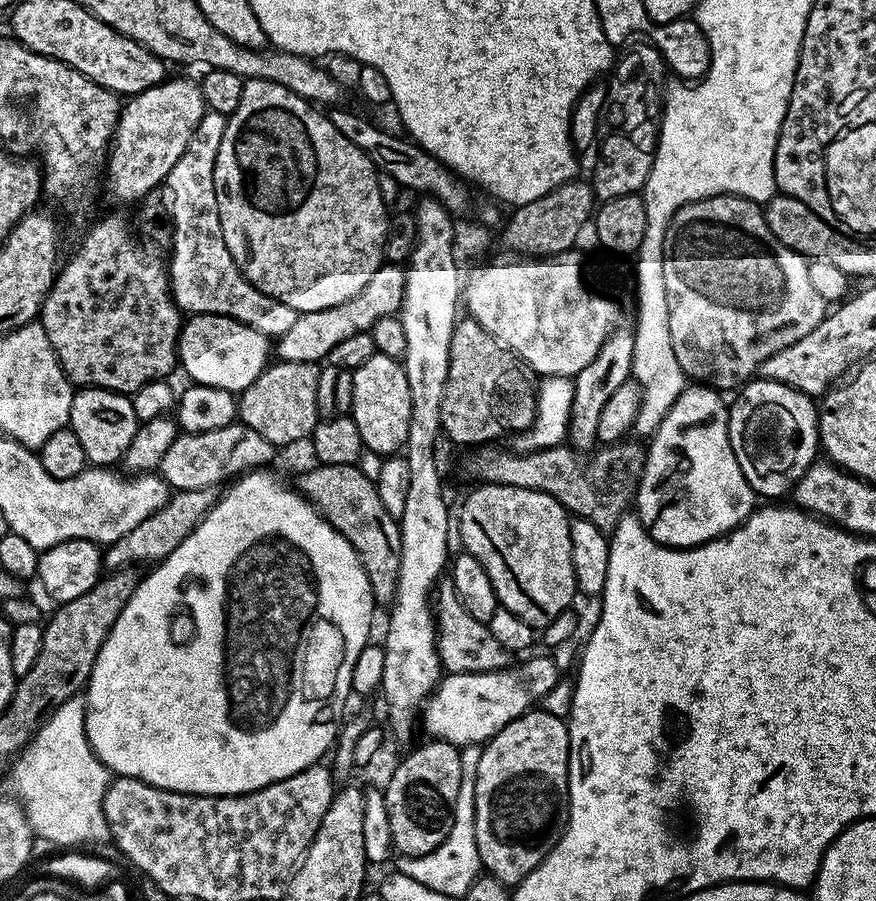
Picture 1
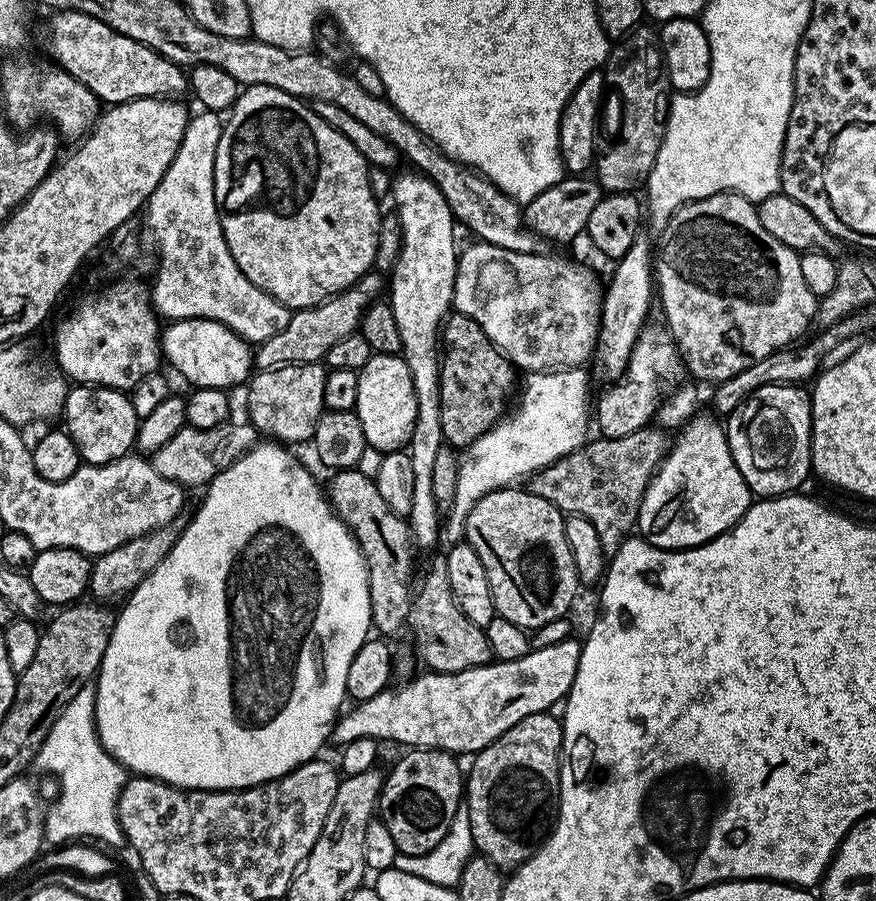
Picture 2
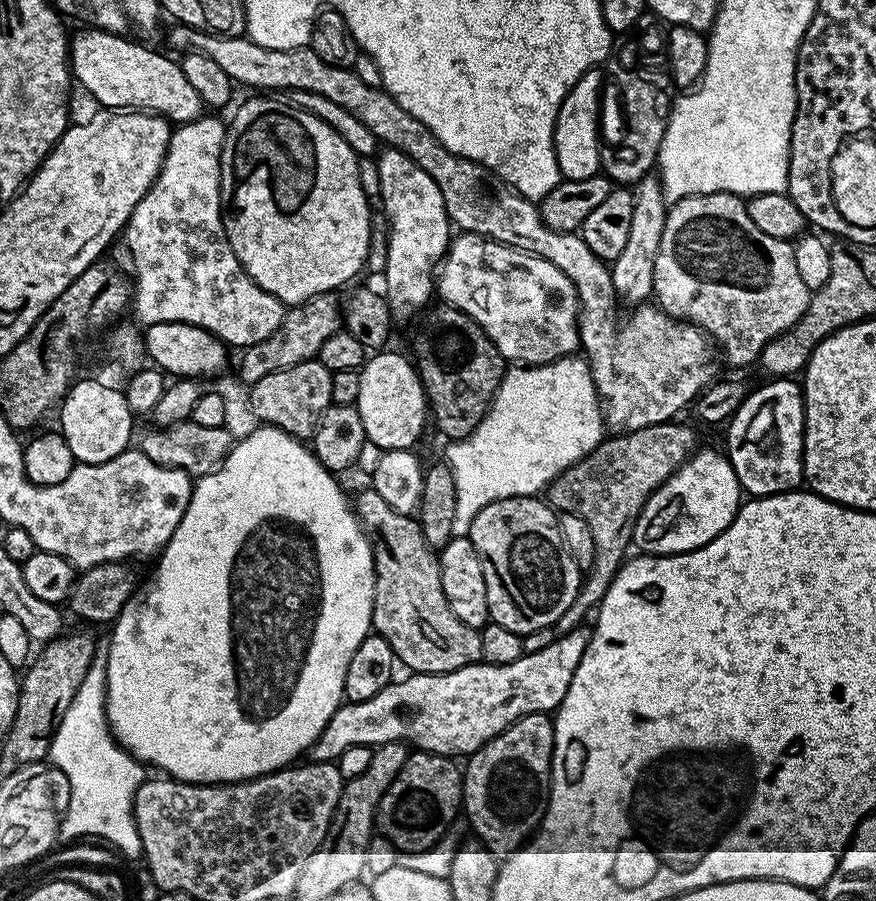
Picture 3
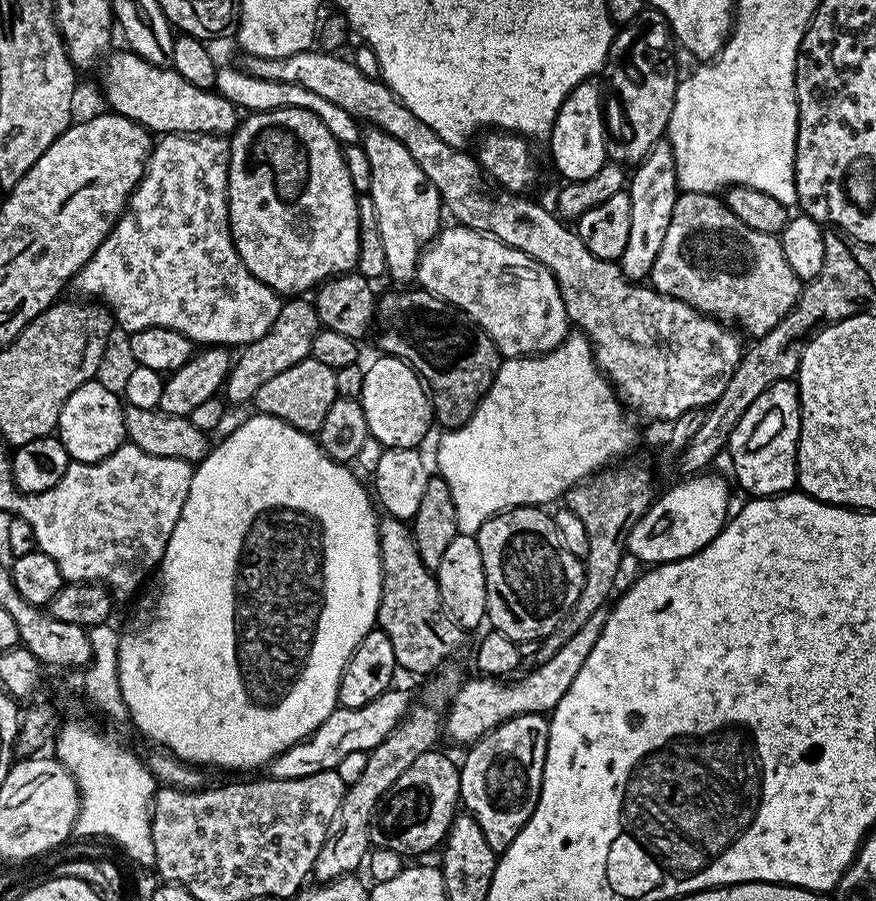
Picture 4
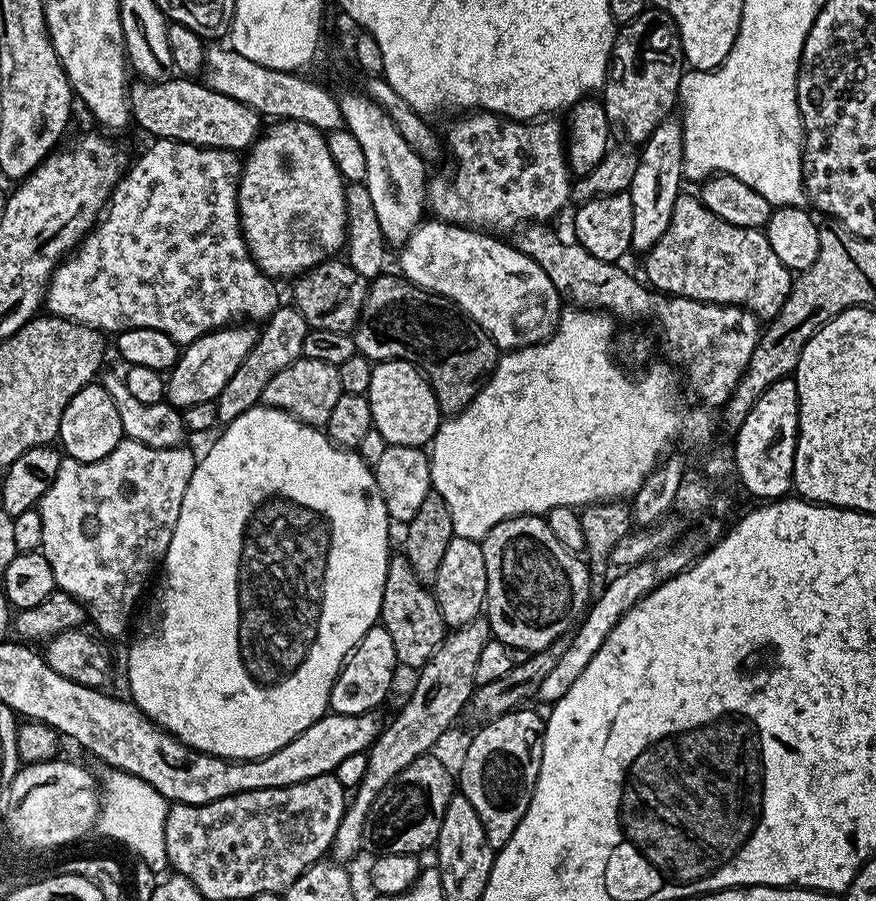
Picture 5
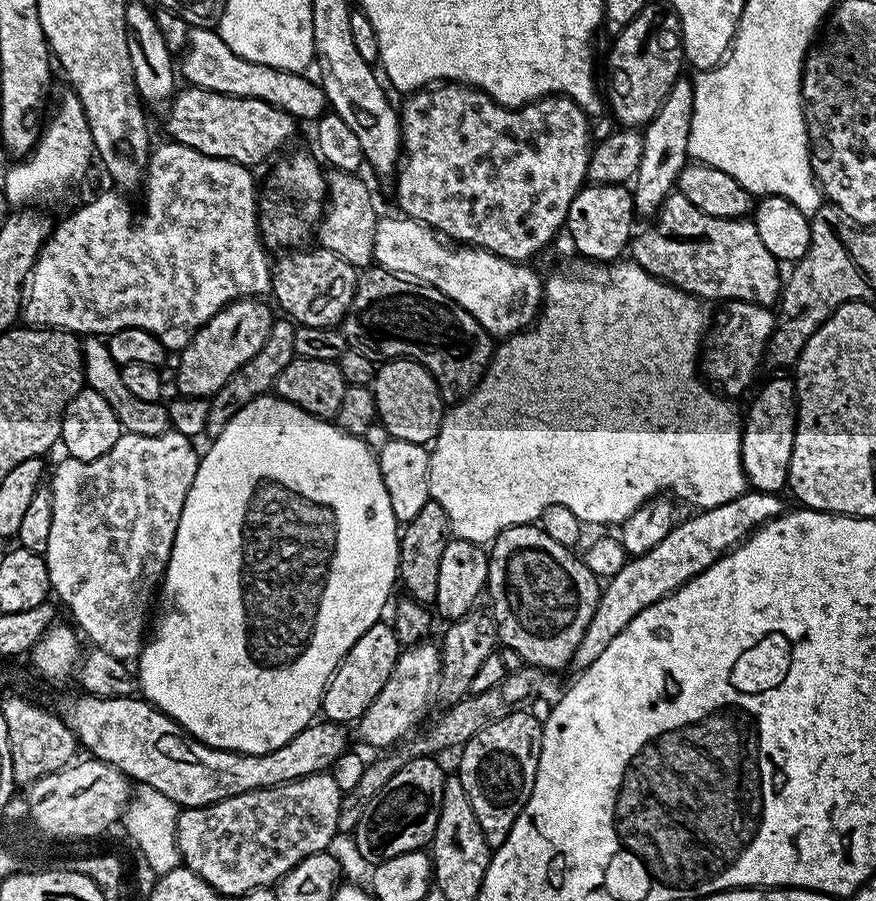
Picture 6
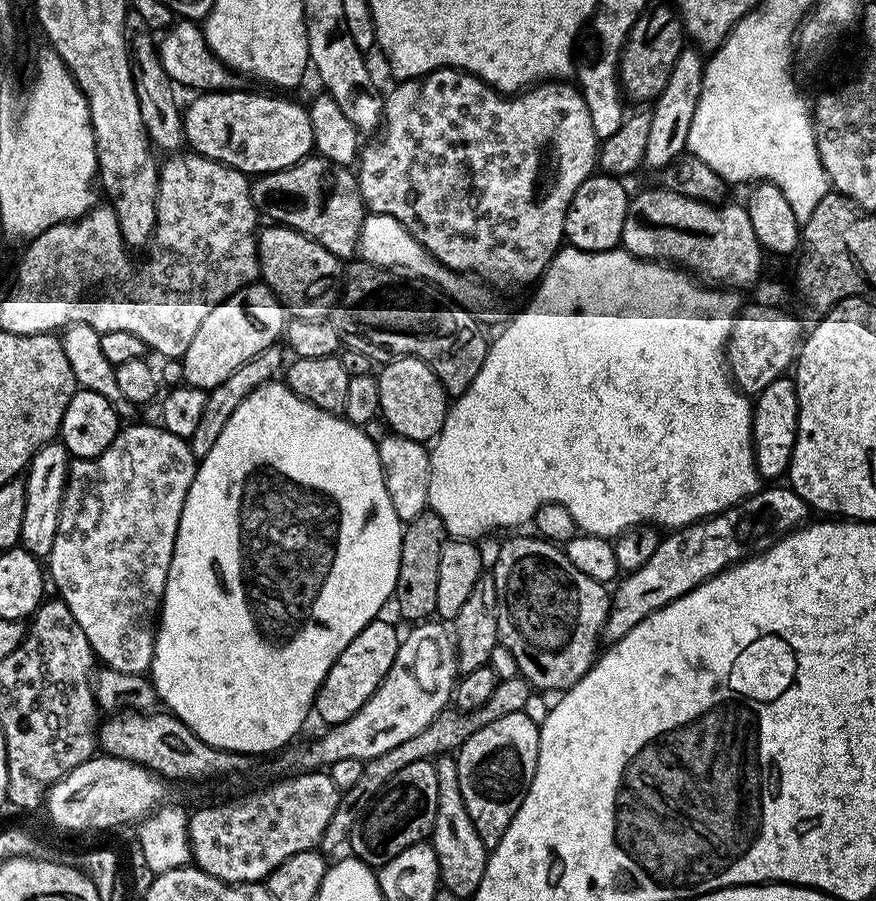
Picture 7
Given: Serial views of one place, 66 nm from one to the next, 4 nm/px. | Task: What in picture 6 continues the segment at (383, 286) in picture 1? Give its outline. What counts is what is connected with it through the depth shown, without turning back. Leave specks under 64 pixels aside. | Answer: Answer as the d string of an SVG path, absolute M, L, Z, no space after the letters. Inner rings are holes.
M277 319L272 325L266 342L254 354L254 358L250 358L250 362L242 365L228 379L226 386L222 386L210 397L210 418L208 419L207 431L209 437L215 438L218 434L222 434L222 430L226 430L226 422L230 422L230 418L234 418L234 414L238 414L238 410L242 410L242 406L246 406L260 396L273 391L276 376L282 374L282 370L286 370L286 366L297 357L294 350L294 334L296 330L297 325L291 319Z

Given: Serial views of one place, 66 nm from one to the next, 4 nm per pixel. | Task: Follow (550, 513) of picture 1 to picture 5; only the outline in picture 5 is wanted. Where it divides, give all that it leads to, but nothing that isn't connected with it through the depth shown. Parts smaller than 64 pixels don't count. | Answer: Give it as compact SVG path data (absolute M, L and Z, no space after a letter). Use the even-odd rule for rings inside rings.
M543 515L511 516L498 522L484 535L482 554L486 558L488 587L486 619L491 635L501 640L507 648L521 648L529 654L546 650L554 641L561 639L589 607L588 591L593 591L594 585L587 563L577 553L566 550L558 538L554 538Z

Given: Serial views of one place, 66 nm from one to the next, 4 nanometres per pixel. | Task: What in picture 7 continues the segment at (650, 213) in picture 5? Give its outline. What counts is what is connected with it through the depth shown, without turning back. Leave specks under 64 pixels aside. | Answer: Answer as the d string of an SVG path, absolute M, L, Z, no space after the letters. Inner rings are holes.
M685 46L680 51L678 62L674 62L674 70L670 70L670 78L666 78L666 86L662 94L656 97L651 105L652 121L650 122L650 135L646 141L644 164L652 167L653 170L665 168L667 164L672 164L685 155L690 122L694 122L694 110L698 110L698 98L702 94L702 78L706 60L703 55L700 57L699 54L701 55L692 46Z

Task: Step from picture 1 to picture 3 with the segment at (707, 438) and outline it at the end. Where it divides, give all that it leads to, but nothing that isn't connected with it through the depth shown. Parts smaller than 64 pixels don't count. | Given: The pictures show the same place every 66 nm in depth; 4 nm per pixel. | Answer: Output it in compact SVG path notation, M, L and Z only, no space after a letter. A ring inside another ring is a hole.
M701 447L651 496L634 526L632 544L649 556L676 556L706 546L734 522L742 503L740 480L723 451Z

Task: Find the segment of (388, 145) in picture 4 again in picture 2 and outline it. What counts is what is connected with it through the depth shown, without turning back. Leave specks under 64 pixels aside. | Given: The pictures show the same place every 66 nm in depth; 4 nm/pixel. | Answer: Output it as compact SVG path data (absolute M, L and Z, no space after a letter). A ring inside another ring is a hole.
M415 170L397 175L392 182L391 203L396 204L395 219L400 222L402 242L396 265L390 273L390 303L398 321L400 352L414 382L414 398L418 402L418 418L408 440L407 454L414 465L414 502L406 518L409 528L424 540L436 540L442 527L442 513L434 498L434 481L430 474L438 459L438 450L445 447L442 434L442 406L440 405L440 361L438 337L442 325L453 307L454 278L456 277L457 221L454 219L442 190L434 182Z

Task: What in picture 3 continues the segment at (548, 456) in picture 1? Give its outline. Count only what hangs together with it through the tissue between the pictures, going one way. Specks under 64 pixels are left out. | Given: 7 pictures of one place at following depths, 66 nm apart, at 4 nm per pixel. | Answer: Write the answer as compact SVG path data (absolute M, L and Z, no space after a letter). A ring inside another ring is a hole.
M680 422L655 424L646 426L642 430L609 435L590 455L583 456L578 463L570 466L562 475L554 477L551 484L548 485L546 489L547 503L551 504L557 513L569 512L582 518L582 522L586 522L586 526L590 526L590 535L594 538L594 562L583 573L580 589L570 610L566 610L566 614L562 614L562 618L558 618L558 622L554 625L557 633L563 634L581 627L585 623L584 619L587 618L588 611L590 611L590 616L593 609L603 600L606 590L610 590L620 568L629 559L628 548L630 549L632 544L634 526L638 522L646 502L688 461L689 456L697 451L695 430L687 428L684 424L676 423Z

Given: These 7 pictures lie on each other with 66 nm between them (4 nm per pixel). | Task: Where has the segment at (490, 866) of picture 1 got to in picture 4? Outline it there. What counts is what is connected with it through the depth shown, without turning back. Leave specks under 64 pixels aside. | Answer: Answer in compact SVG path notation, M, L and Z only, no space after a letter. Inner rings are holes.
M538 712L510 718L471 745L465 751L468 753L464 756L464 764L462 760L459 765L460 798L463 807L467 815L472 816L478 822L478 826L482 826L482 834L486 834L486 842L490 842L490 846L498 854L505 852L510 842L518 838L526 822L530 822L530 814L534 814L534 806L538 806L548 749L548 725L549 721Z

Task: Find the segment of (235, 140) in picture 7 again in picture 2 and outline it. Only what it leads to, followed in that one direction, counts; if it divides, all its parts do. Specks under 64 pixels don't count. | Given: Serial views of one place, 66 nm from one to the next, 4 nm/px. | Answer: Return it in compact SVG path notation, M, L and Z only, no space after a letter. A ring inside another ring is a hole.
M61 12L48 24L48 52L55 63L82 82L105 105L125 104L142 98L180 98L190 88L190 80L181 65L170 62L150 46L118 34L106 22L85 12Z

